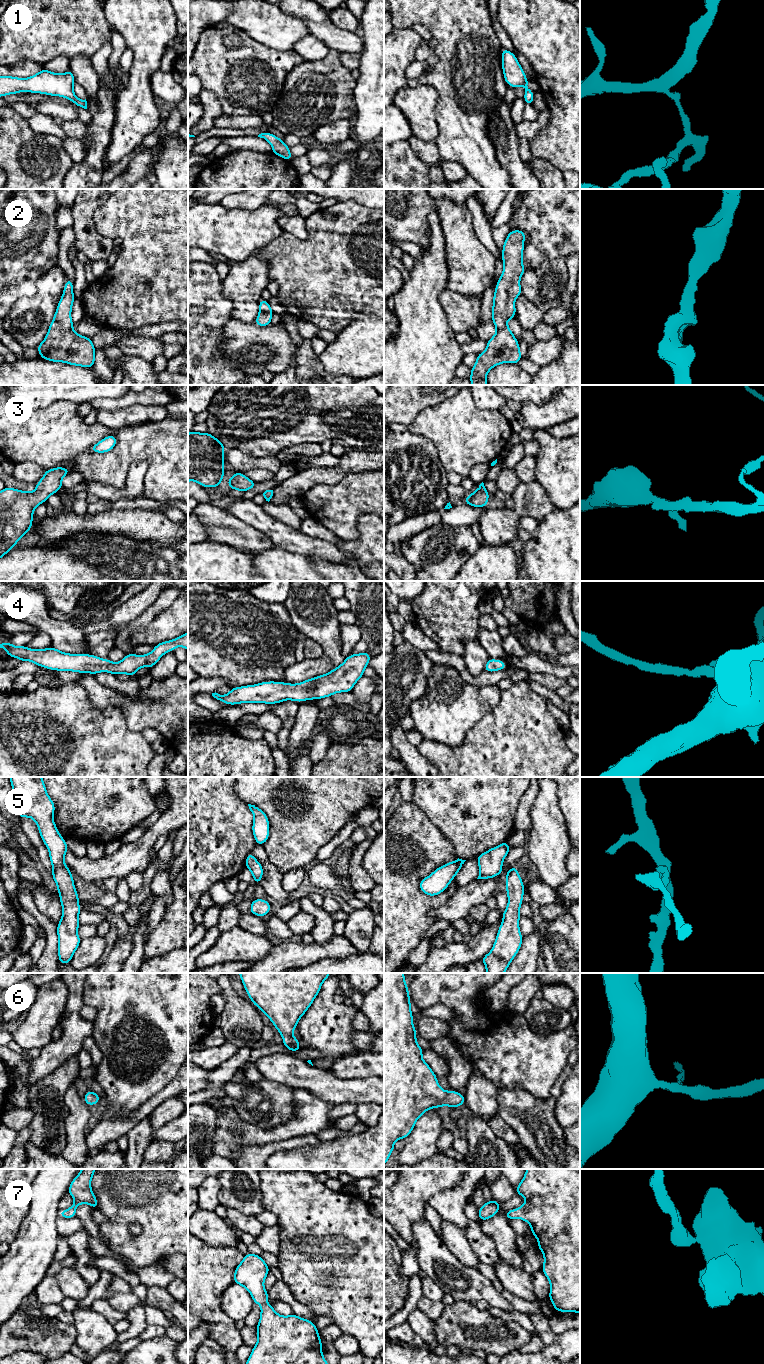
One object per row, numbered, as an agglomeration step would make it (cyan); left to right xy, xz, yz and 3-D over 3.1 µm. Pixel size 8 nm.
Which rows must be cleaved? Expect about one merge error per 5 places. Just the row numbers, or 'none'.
none

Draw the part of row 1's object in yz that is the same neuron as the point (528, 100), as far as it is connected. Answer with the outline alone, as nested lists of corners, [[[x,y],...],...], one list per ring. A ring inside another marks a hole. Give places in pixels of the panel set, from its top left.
[[[502,48],[502,70],[504,74],[504,80],[506,83],[513,88],[524,86],[524,101],[526,104],[532,105],[534,101],[534,92],[527,87],[529,81],[519,64],[514,53],[509,50]]]

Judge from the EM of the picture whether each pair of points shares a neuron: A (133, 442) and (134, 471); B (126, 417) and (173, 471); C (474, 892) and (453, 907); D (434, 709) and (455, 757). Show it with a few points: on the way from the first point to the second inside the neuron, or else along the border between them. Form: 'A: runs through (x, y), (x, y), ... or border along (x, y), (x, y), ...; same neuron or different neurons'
A: border along (148, 462), (135, 461), (130, 466), (124, 482); different neurons
B: border along (156, 421), (110, 429); different neurons
C: runs through (469, 896), (458, 905); same neuron
D: border along (467, 731), (464, 741), (455, 747), (428, 739); different neurons

